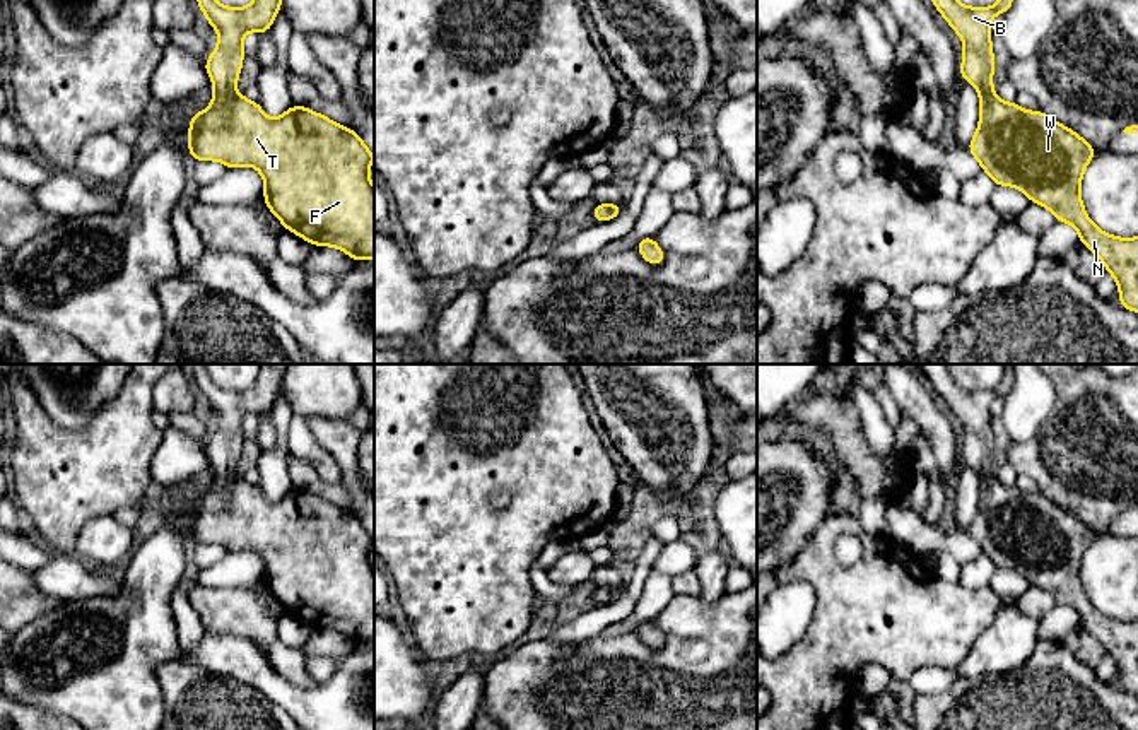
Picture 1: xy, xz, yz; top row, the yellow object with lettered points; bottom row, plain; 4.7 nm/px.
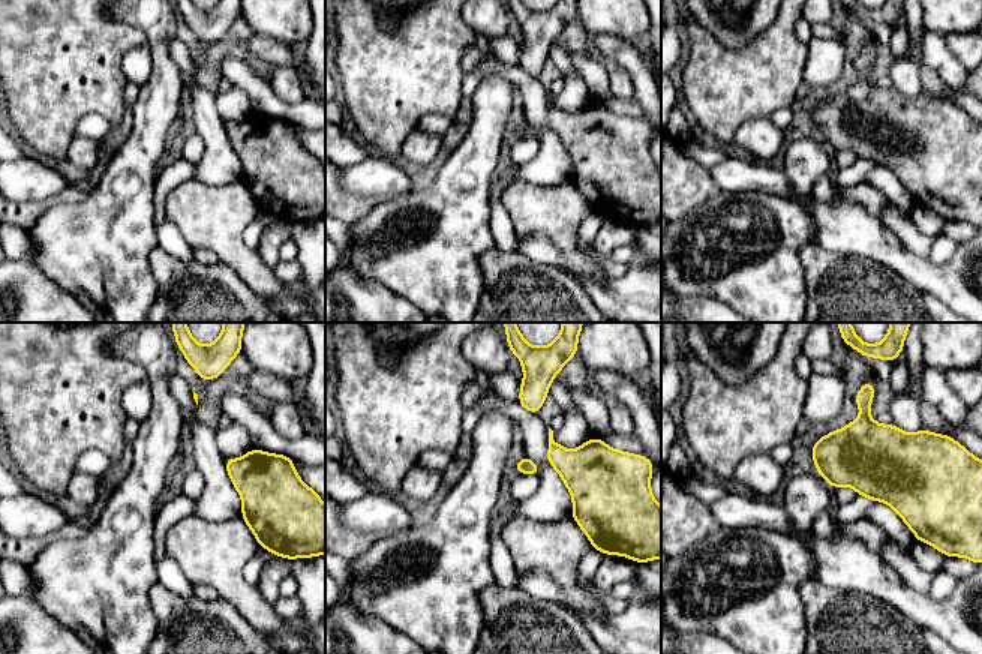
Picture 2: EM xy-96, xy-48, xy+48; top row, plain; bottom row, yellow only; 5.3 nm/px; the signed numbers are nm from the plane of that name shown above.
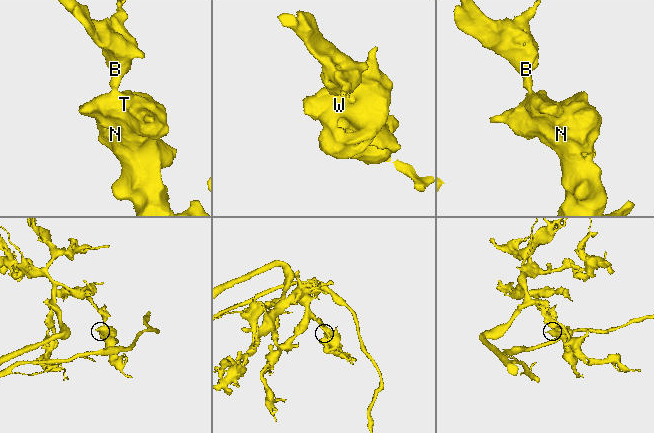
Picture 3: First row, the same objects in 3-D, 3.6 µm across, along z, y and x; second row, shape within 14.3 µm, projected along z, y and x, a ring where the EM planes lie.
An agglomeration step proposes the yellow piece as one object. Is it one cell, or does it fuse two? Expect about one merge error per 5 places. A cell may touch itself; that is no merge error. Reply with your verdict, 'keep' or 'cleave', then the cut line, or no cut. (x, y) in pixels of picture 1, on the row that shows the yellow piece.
keep; cut none

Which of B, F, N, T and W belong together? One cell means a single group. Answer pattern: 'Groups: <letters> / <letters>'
Groups: B F N T W

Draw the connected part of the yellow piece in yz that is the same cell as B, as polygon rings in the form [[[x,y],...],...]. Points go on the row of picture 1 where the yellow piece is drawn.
[[[959,0],[931,2],[964,41],[962,80],[967,80],[979,91],[979,128],[967,150],[979,161],[993,185],[1015,186],[1032,203],[1049,209],[1058,222],[1071,224],[1080,234],[1080,243],[1097,255],[1107,274],[1116,279],[1119,304],[1138,313],[1138,236],[1128,239],[1100,231],[1088,219],[1082,203],[1080,183],[1087,164],[1095,157],[1095,149],[1044,111],[1025,111],[1017,103],[1001,101],[993,91],[994,53],[989,22],[996,14],[1005,15],[1013,0],[998,0],[993,7],[965,7]]]

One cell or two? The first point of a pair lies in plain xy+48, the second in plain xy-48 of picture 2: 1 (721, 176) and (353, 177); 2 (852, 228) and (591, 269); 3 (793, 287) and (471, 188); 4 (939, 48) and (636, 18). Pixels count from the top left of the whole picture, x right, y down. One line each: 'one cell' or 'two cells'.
1: one cell
2: two cells
3: one cell
4: two cells

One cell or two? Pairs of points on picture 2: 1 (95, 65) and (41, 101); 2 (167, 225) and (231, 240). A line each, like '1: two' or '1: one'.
1: one
2: two

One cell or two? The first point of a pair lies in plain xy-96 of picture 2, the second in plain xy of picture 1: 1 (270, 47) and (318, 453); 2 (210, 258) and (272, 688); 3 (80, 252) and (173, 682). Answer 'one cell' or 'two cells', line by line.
1: two cells
2: one cell
3: two cells

